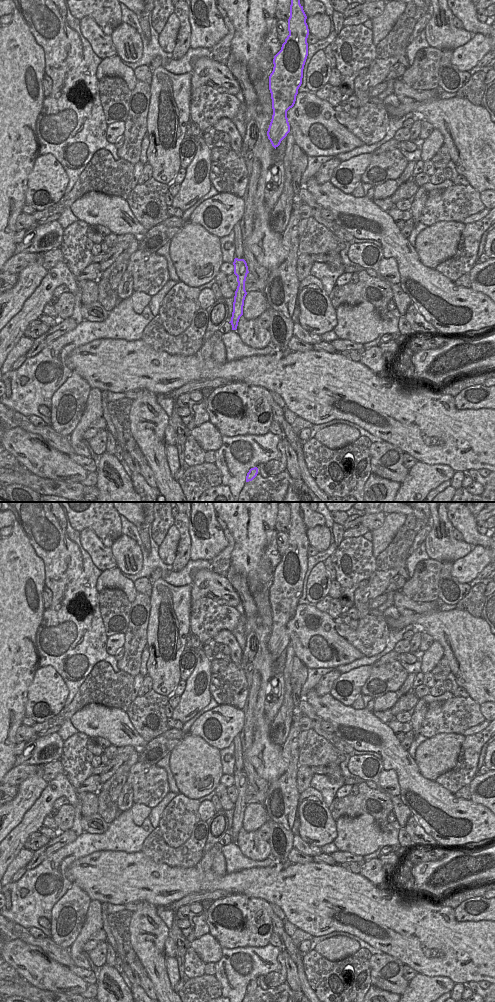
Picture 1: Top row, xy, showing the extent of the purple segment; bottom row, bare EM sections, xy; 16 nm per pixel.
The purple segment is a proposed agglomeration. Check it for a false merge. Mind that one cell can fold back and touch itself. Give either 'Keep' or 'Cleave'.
Keep.

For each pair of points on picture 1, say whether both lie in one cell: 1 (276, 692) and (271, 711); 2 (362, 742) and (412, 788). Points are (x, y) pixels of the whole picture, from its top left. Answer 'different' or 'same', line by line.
1: same
2: same

